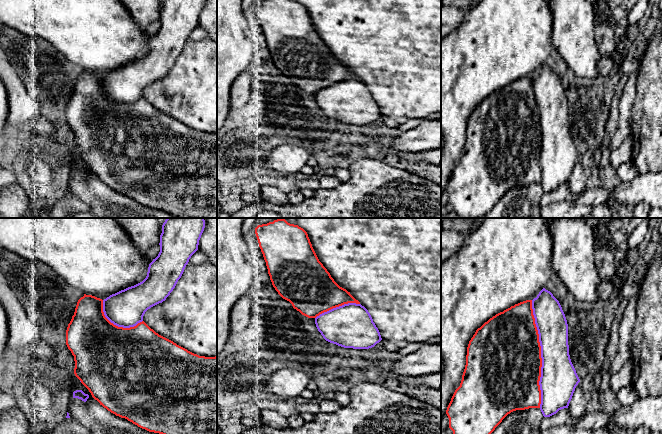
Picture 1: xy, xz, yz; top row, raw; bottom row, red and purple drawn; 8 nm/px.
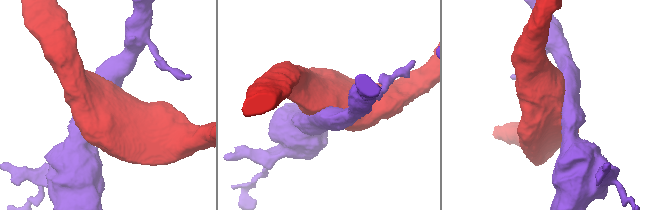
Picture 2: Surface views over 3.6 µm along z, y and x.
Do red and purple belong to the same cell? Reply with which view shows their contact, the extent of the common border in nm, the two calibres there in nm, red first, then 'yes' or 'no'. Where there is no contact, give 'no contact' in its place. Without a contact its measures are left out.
meets red in yz; contact 850 nm long; 500 nm thick on the red side, 300 nm on the other; no

